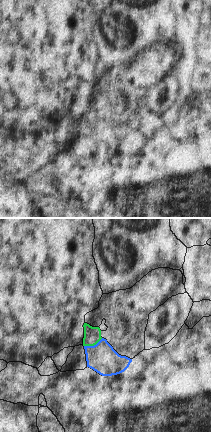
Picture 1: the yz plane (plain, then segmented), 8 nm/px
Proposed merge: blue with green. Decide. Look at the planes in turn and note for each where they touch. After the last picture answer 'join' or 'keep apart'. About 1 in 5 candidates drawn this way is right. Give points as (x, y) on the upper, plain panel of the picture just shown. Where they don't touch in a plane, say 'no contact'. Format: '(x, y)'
(94, 121)

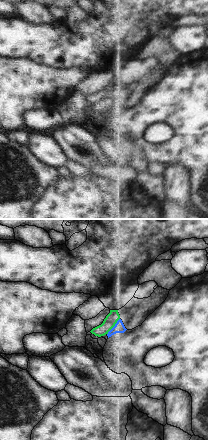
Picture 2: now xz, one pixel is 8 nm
(114, 102)

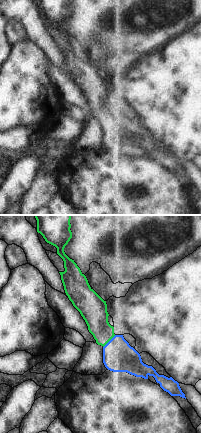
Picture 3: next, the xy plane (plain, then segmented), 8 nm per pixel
(109, 117)

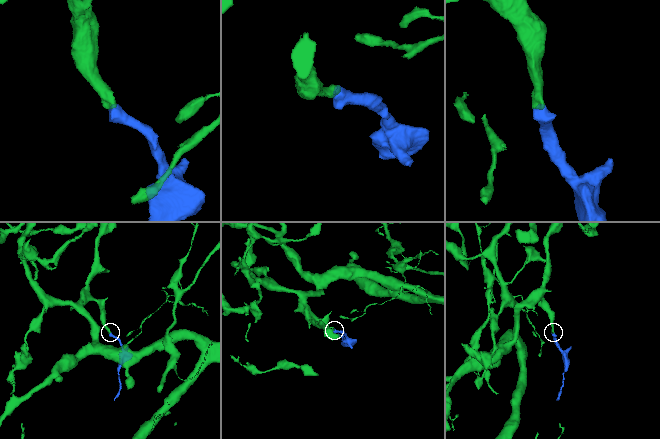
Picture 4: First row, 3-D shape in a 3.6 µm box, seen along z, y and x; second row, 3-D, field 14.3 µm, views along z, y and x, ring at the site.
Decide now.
join

